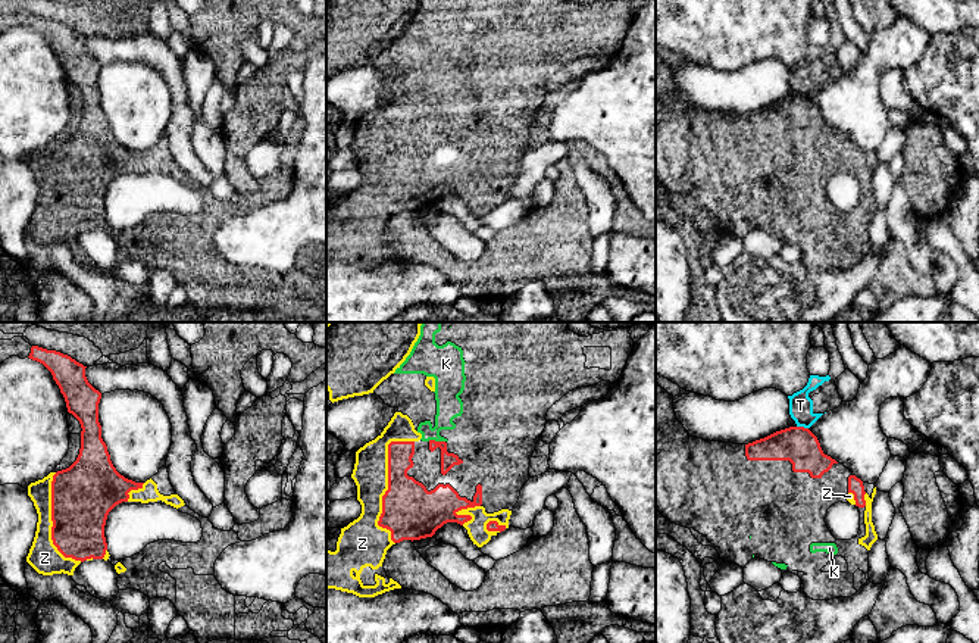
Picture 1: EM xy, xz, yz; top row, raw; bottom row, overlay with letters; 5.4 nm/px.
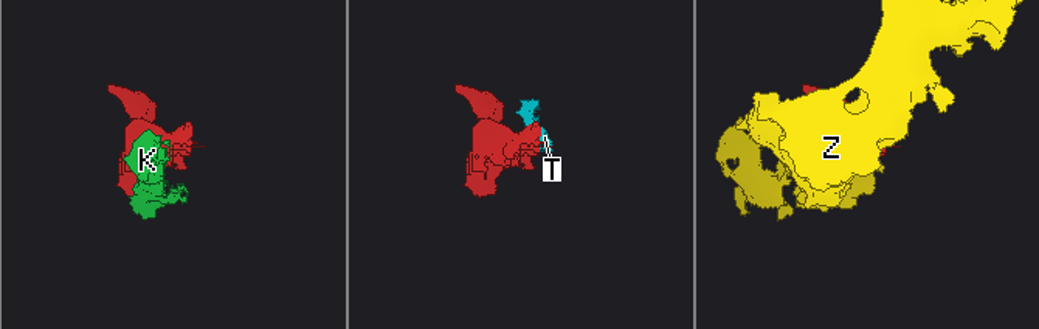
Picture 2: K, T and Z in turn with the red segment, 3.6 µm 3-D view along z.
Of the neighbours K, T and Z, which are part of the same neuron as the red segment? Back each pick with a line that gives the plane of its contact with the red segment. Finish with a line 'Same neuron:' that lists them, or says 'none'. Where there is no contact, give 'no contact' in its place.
K: xz
Same neuron: K

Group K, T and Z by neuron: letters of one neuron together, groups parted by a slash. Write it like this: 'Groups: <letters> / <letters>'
Groups: K / T / Z

